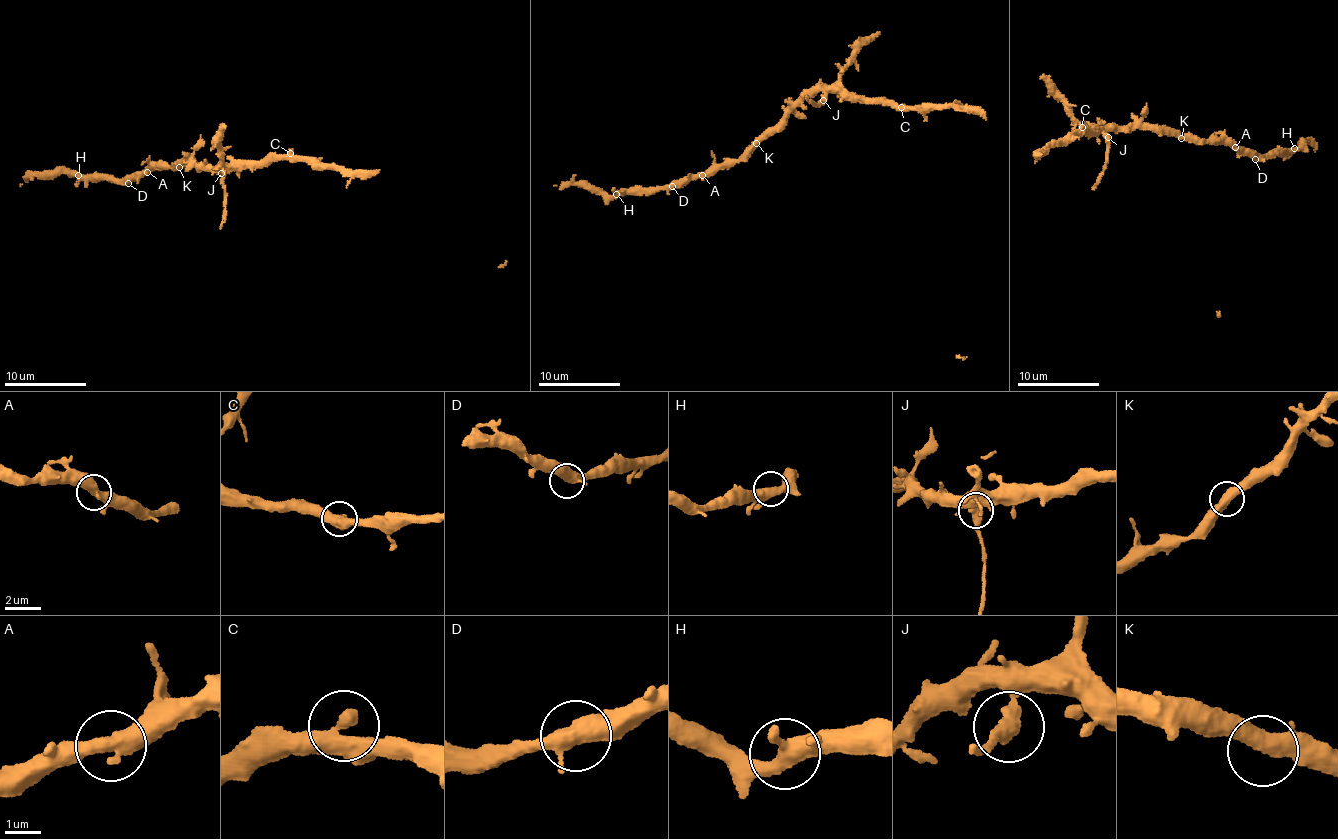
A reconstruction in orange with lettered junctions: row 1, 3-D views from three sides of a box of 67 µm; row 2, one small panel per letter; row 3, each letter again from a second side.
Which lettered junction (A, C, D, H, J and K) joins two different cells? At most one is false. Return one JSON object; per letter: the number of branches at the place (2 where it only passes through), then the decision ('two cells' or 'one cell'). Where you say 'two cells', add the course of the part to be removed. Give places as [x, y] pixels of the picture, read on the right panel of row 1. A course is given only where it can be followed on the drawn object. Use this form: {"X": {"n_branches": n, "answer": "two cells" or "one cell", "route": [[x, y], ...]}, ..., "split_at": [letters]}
{"A": {"n_branches": 2, "answer": "one cell"}, "C": {"n_branches": 2, "answer": "one cell"}, "D": {"n_branches": 2, "answer": "one cell"}, "H": {"n_branches": 3, "answer": "one cell"}, "J": {"n_branches": 2, "answer": "two cells", "route": [[1108, 138], [1106, 168], [1092, 189]]}, "K": {"n_branches": 2, "answer": "one cell"}, "split_at": ["J"]}

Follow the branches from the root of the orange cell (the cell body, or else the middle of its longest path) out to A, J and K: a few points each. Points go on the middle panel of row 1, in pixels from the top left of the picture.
A: (871, 99), (815, 89), (737, 160), (728, 159), (722, 165), (716, 164), (702, 175)
J: (871, 99), (833, 92), (827, 92), (823, 99)
K: (871, 99), (815, 89), (756, 143)

